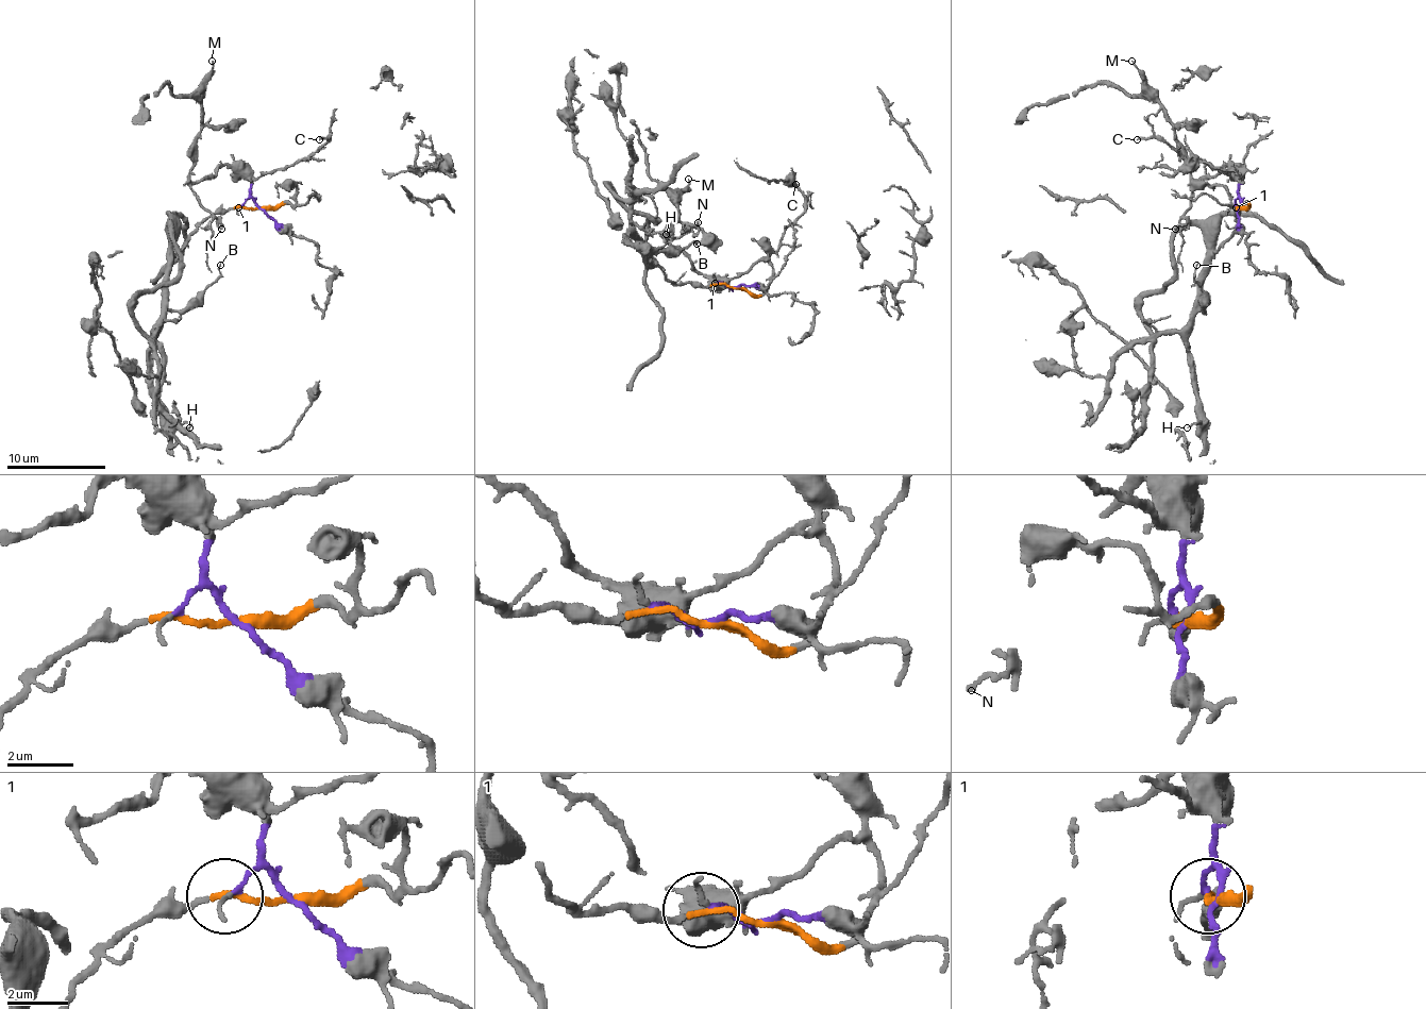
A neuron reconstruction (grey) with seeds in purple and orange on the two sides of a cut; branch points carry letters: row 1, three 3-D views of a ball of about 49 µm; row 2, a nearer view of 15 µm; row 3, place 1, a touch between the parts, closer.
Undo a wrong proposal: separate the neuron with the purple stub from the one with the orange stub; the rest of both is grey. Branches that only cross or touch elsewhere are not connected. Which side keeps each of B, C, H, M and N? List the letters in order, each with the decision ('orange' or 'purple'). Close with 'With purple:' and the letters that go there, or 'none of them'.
B: orange
C: purple
H: orange
M: purple
N: purple
With purple: C, M, N

